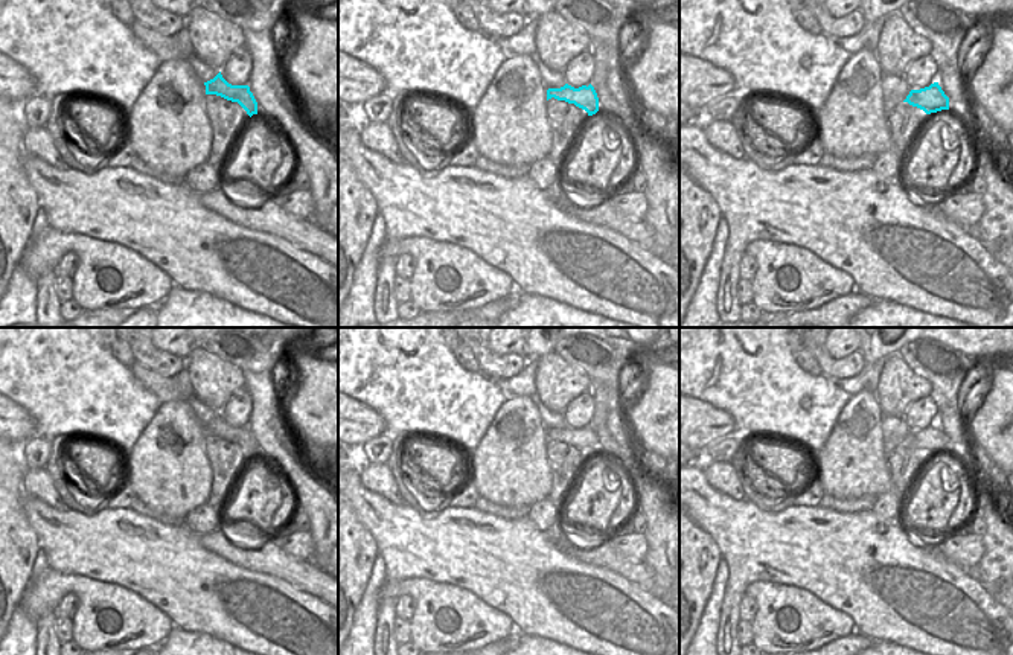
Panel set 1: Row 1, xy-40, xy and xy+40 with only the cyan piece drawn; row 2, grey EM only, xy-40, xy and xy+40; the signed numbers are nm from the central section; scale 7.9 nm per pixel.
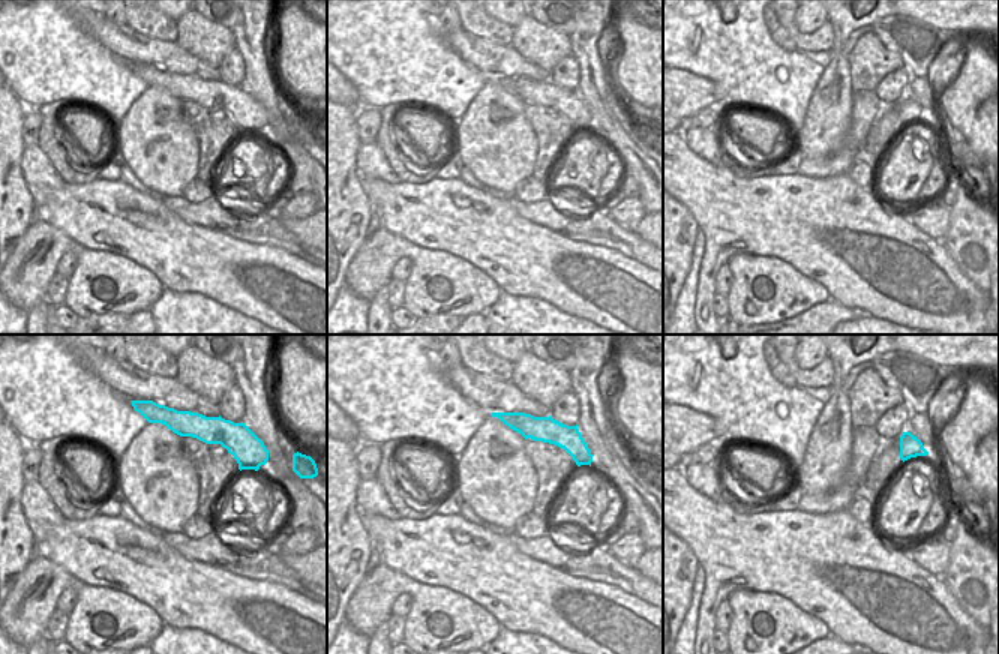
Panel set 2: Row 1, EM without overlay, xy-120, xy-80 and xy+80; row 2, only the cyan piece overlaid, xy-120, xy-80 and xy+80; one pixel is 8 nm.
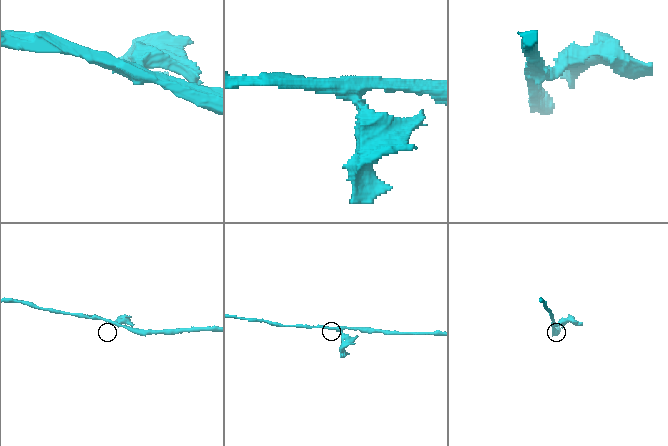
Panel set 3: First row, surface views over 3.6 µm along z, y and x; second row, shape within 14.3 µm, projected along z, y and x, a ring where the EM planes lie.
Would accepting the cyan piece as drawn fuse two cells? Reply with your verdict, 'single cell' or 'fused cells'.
fused cells

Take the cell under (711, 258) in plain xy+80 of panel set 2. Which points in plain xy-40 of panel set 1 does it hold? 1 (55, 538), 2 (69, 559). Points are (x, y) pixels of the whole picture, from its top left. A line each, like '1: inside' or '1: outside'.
1: inside
2: inside

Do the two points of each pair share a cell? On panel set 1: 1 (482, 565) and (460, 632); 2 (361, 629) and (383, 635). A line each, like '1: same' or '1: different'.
1: different
2: different

